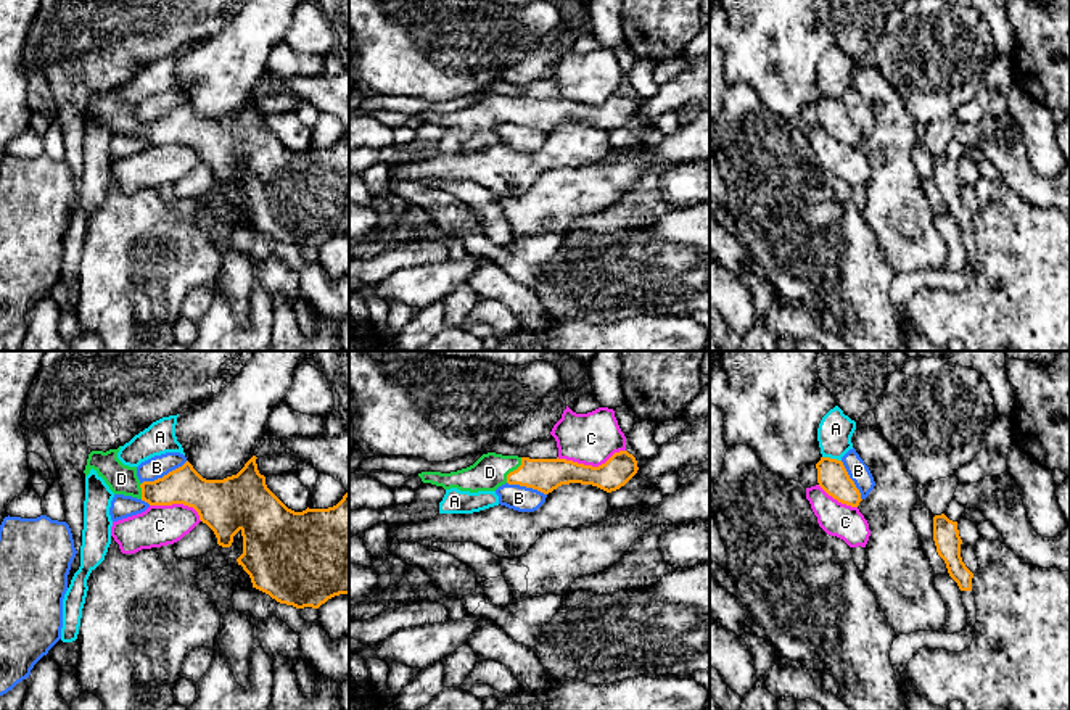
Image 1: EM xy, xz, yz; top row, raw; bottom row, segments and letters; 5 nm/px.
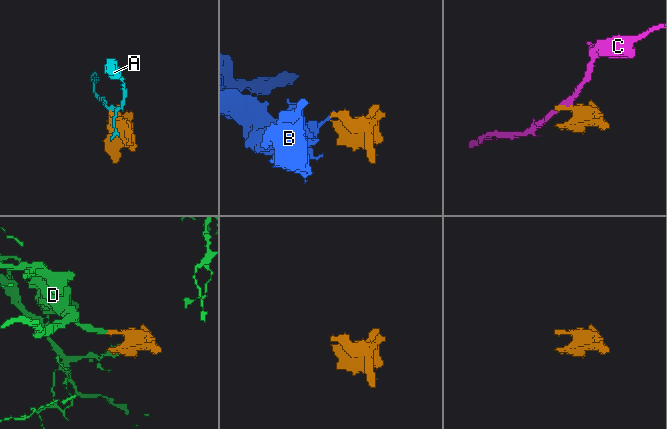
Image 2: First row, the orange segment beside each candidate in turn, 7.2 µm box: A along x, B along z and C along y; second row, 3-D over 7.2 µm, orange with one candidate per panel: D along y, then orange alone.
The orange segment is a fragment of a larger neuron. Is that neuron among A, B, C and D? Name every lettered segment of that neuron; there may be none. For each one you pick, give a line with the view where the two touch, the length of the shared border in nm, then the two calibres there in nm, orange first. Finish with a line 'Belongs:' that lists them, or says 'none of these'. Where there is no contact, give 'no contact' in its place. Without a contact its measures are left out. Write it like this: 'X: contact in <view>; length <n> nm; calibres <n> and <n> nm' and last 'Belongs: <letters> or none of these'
D: contact in xz; length 150 nm; calibres 160 and 170 nm
Belongs: D

